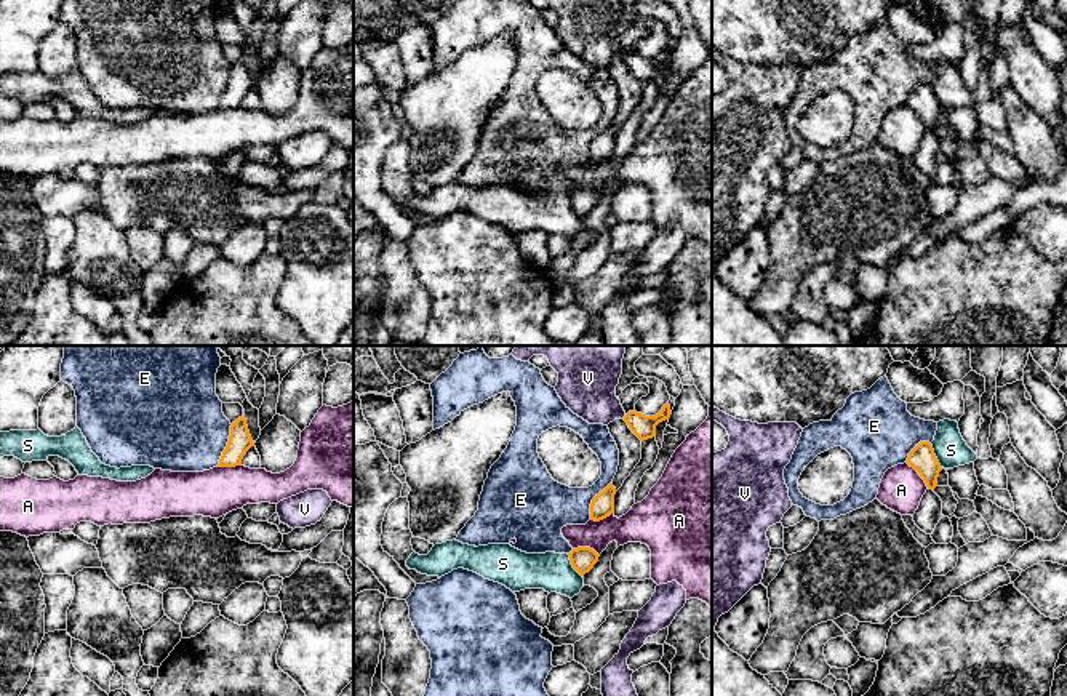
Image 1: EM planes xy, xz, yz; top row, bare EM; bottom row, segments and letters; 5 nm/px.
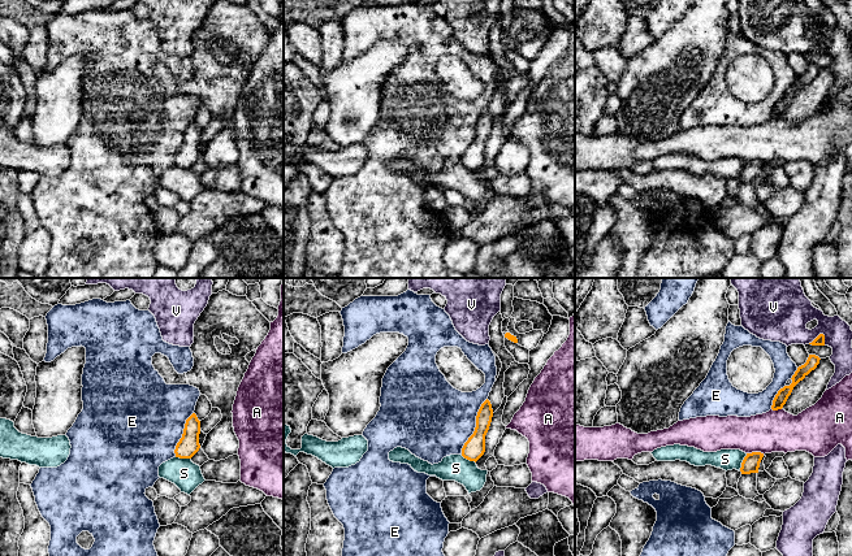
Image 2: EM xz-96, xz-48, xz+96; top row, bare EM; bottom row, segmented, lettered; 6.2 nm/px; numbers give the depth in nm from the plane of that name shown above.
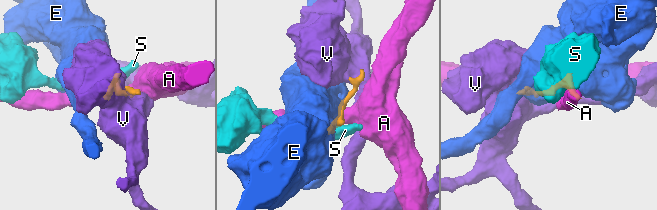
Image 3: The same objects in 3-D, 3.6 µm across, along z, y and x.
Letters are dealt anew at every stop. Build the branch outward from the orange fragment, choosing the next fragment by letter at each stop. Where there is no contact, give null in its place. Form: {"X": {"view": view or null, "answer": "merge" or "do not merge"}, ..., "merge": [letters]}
{"A": {"view": "xz", "answer": "do not merge"}, "E": {"view": "xy", "answer": "do not merge"}, "S": {"view": "yz", "answer": "do not merge"}, "V": {"view": "xz", "answer": "do not merge"}, "merge": []}

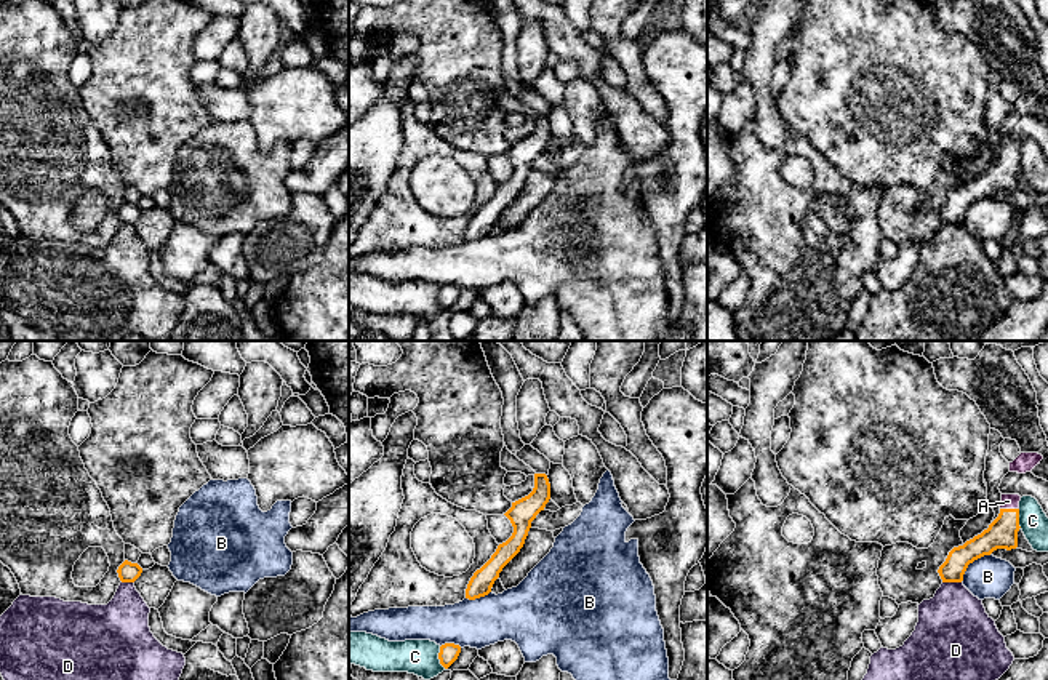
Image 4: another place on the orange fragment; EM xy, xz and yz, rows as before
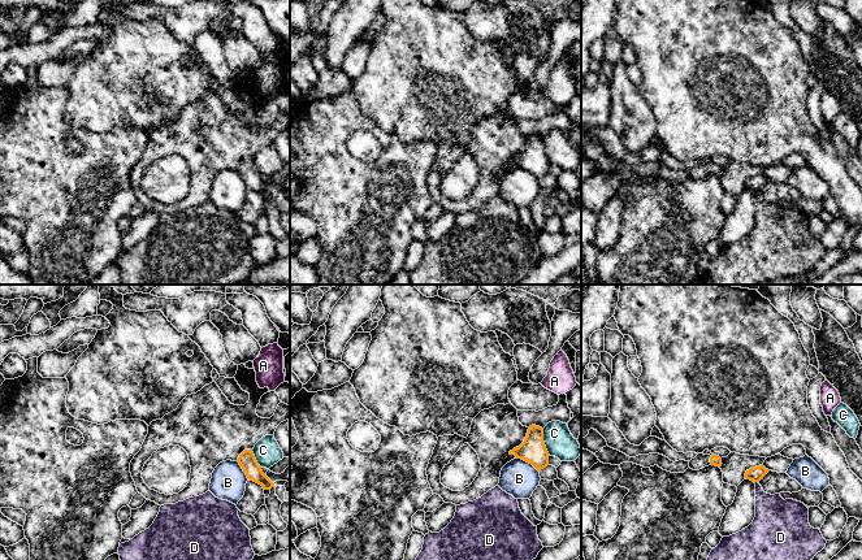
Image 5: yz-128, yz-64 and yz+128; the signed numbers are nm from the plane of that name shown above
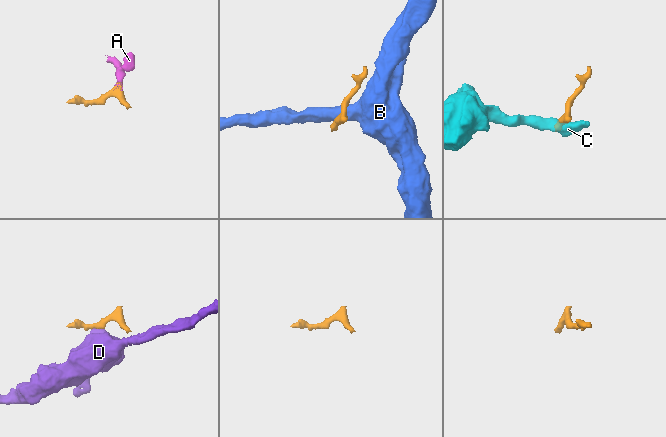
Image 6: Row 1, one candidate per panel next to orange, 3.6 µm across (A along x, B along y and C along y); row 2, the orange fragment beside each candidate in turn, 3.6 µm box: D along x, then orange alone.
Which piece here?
{"A": {"view": "yz", "answer": "merge"}, "B": {"view": "yz", "answer": "do not merge"}, "C": {"view": "xz", "answer": "do not merge"}, "D": {"view": "yz", "answer": "do not merge"}, "merge": ["A"]}

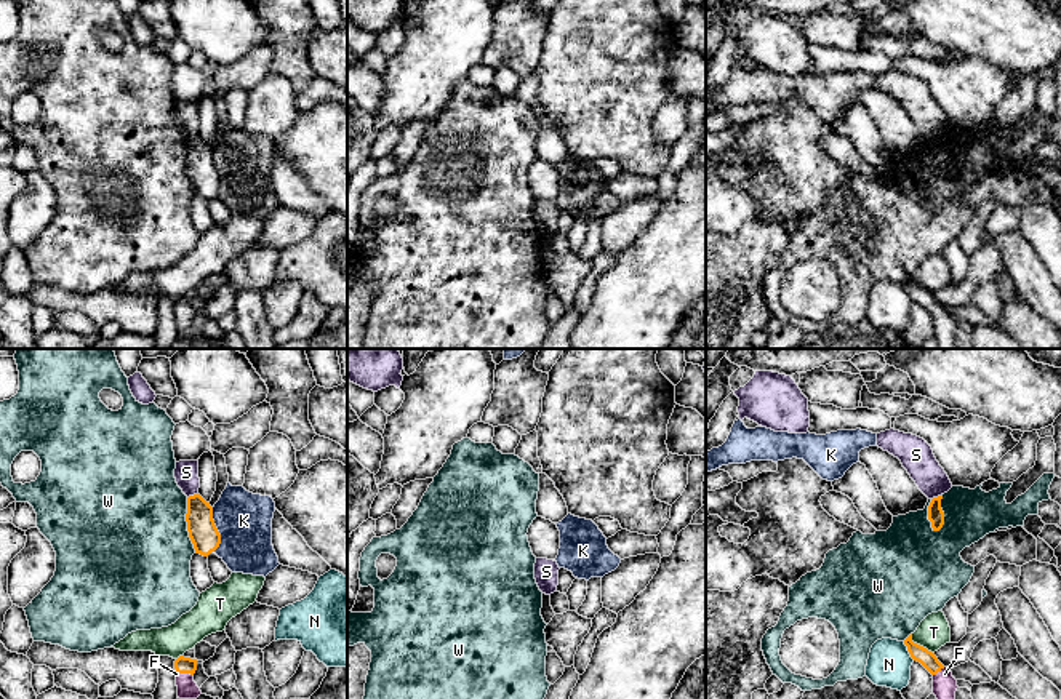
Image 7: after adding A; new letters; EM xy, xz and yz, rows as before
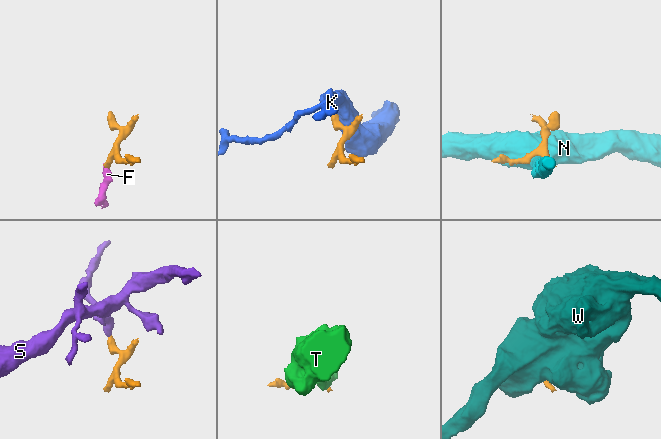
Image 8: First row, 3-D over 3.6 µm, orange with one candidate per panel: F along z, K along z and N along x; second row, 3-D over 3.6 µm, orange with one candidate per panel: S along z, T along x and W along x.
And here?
{"F": {"view": "xy", "answer": "merge"}, "K": {"view": "xy", "answer": "do not merge"}, "N": {"view": "yz", "answer": "do not merge"}, "S": {"view": "xy", "answer": "do not merge"}, "T": {"view": "yz", "answer": "do not merge"}, "W": {"view": "yz", "answer": "do not merge"}, "merge": ["F"]}

